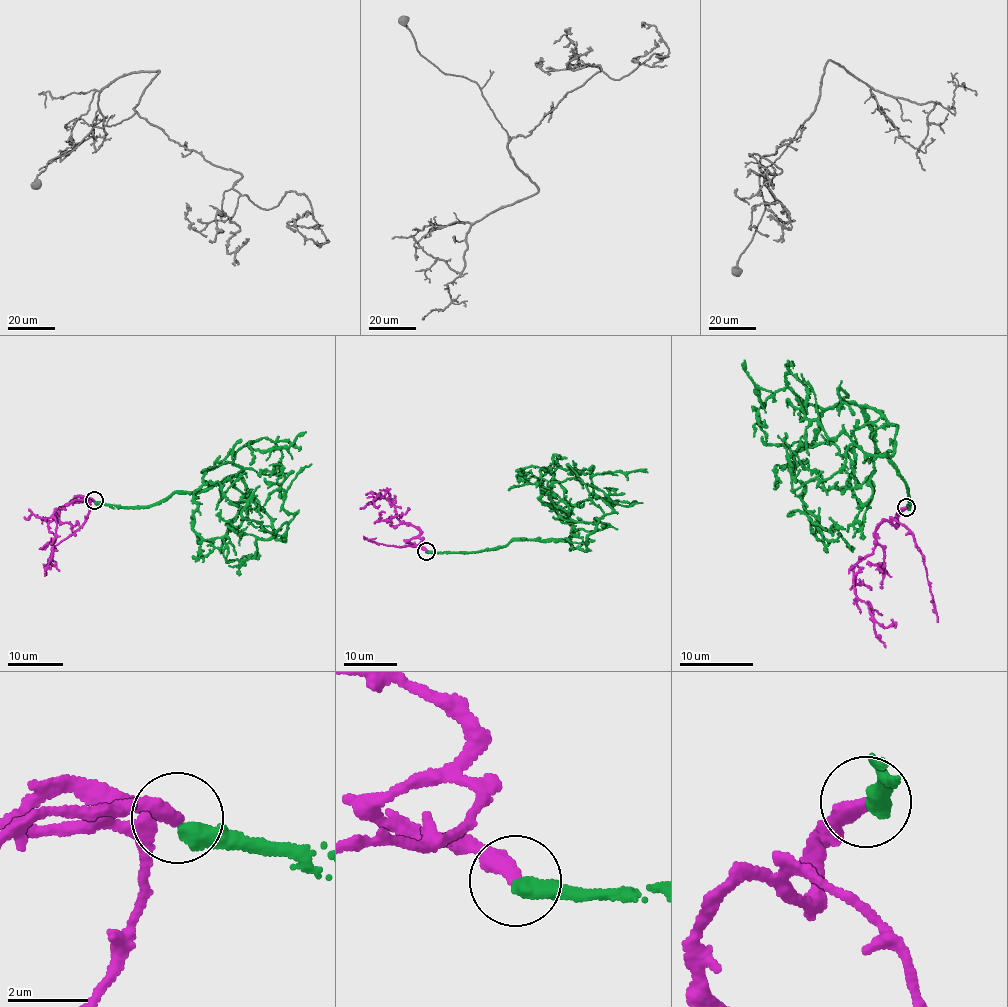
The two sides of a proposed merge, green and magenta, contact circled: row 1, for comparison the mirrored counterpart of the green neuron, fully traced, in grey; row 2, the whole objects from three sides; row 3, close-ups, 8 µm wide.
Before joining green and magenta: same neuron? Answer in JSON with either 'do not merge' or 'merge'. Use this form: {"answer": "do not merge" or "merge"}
{"answer": "do not merge"}

